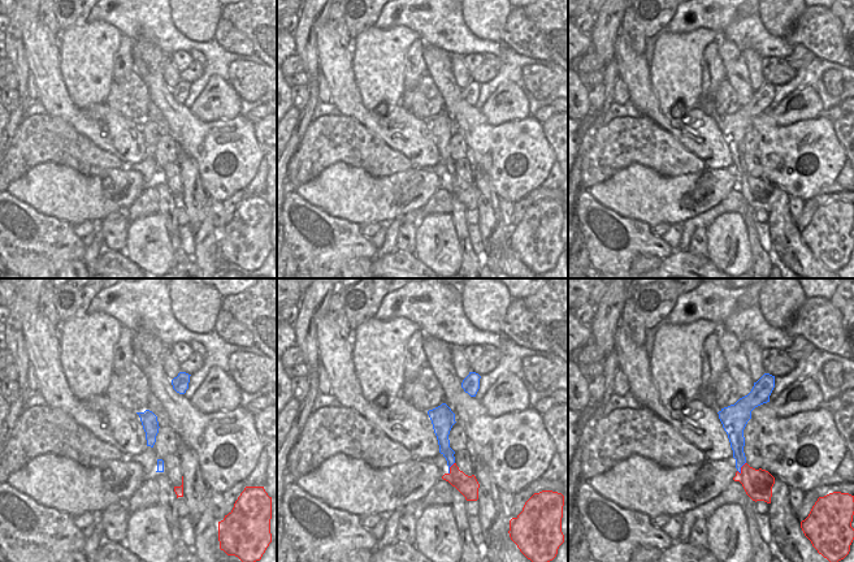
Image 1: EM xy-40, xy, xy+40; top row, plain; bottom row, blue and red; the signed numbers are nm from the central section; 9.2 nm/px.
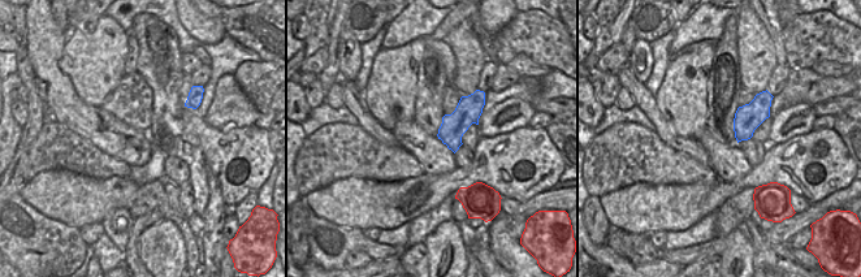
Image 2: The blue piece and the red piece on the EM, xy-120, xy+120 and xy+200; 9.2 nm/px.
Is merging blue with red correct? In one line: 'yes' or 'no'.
yes

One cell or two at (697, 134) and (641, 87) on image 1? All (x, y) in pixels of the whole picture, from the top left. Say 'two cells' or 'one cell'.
one cell

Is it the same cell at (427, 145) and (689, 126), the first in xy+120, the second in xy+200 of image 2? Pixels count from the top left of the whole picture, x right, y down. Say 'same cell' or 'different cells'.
different cells

